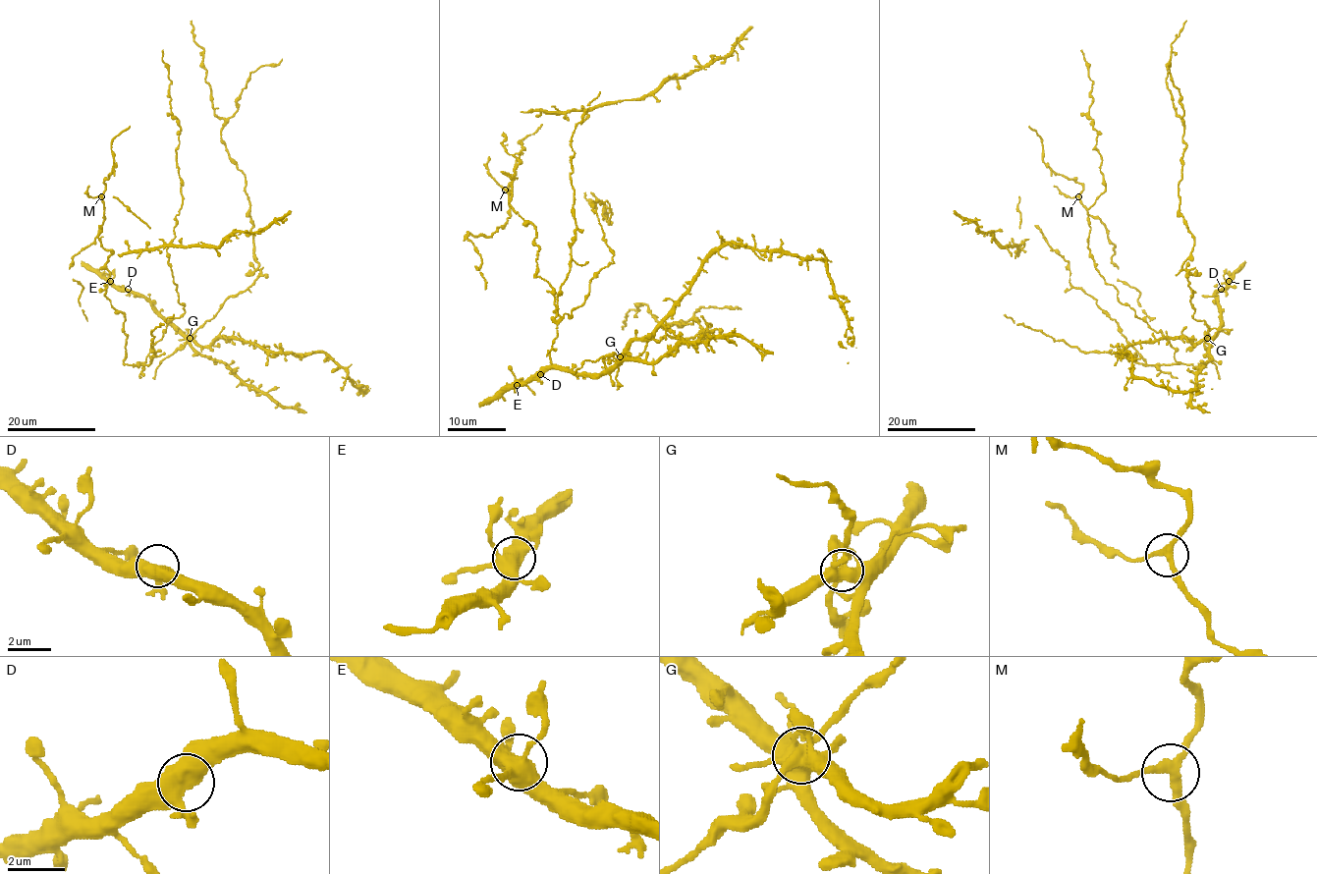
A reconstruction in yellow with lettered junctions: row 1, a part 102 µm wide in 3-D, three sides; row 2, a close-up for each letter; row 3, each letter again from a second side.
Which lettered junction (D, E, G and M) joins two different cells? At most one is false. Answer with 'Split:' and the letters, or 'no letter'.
Split: no letter

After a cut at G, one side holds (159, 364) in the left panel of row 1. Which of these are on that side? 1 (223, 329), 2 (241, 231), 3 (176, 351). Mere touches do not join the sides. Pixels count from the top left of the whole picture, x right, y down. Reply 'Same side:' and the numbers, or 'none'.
Same side: 3

